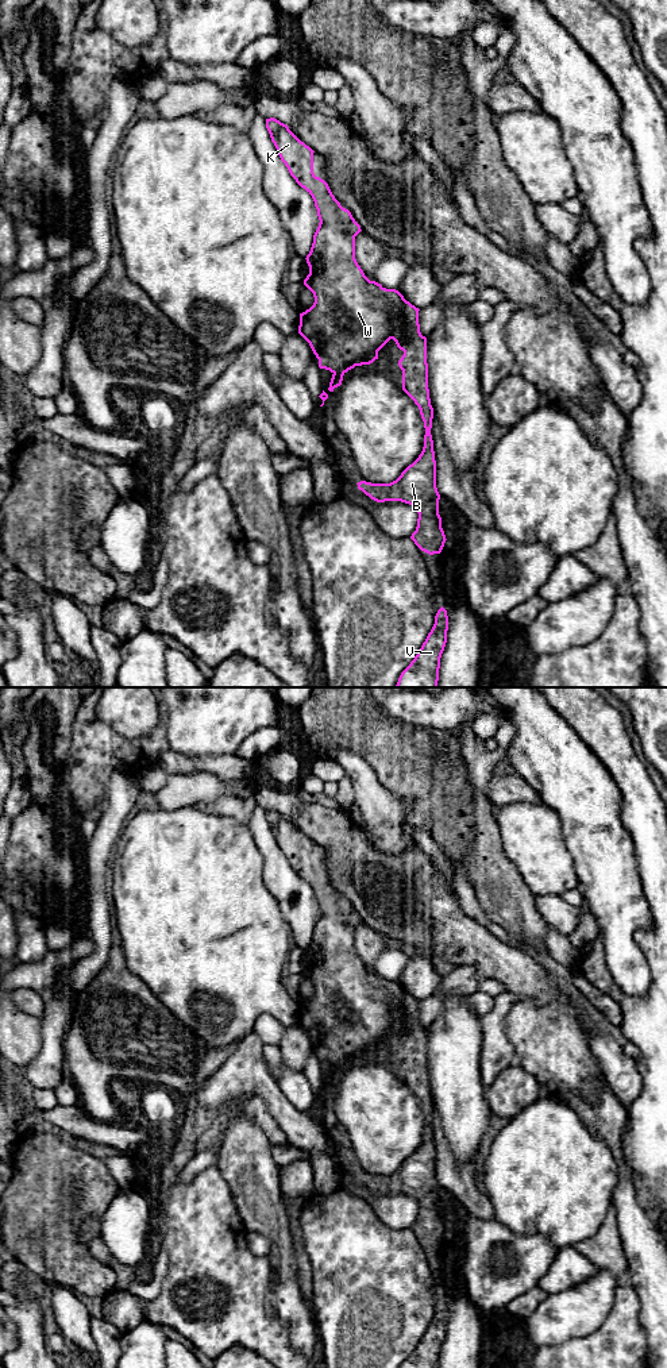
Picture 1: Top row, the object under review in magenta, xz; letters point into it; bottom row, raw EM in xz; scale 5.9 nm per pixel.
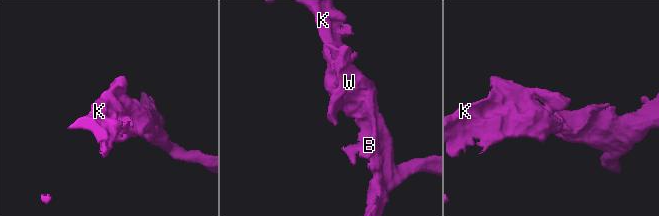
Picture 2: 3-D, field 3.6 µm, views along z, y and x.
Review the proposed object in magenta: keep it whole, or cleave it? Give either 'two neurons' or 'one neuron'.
one neuron

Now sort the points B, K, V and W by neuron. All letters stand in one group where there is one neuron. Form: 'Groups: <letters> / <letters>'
Groups: B K V W

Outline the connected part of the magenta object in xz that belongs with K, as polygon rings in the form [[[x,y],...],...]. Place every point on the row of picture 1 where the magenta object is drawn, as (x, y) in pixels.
[[[266,119],[270,134],[281,161],[296,182],[313,199],[319,216],[319,227],[306,263],[309,274],[304,285],[313,293],[315,302],[300,313],[298,334],[309,343],[319,359],[319,367],[329,370],[332,378],[329,392],[342,385],[343,375],[355,366],[370,365],[378,359],[378,351],[393,339],[404,355],[398,361],[402,370],[402,390],[415,401],[424,421],[424,447],[419,458],[390,483],[358,482],[358,489],[377,502],[401,501],[417,509],[416,531],[410,539],[424,552],[440,554],[446,535],[439,515],[440,494],[436,488],[436,461],[431,435],[433,408],[428,389],[427,338],[420,332],[419,308],[412,305],[396,289],[386,289],[370,281],[355,259],[355,236],[362,231],[351,212],[340,205],[328,184],[313,173],[313,150],[301,142],[286,124]]]

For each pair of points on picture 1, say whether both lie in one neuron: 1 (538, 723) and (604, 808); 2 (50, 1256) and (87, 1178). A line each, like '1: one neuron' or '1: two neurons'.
1: one neuron
2: one neuron

